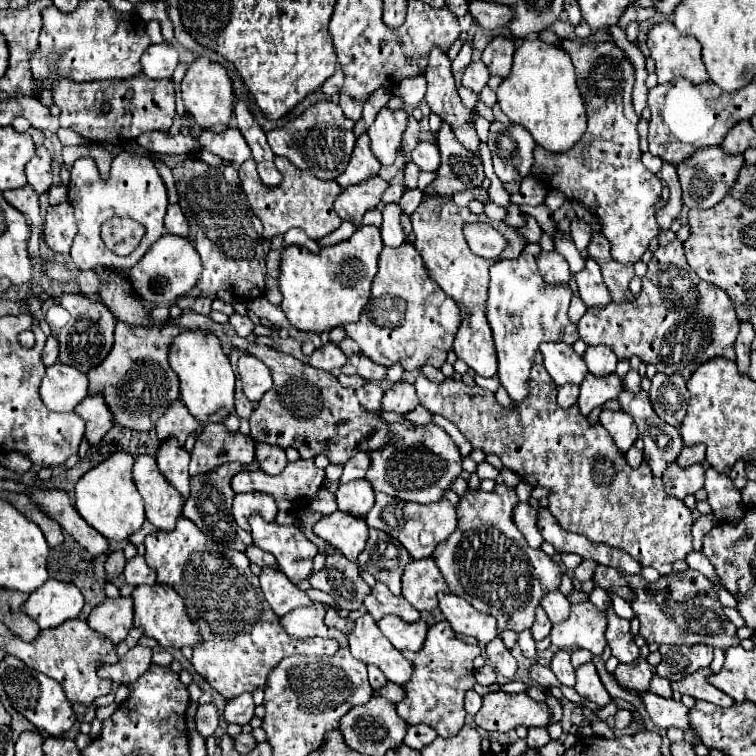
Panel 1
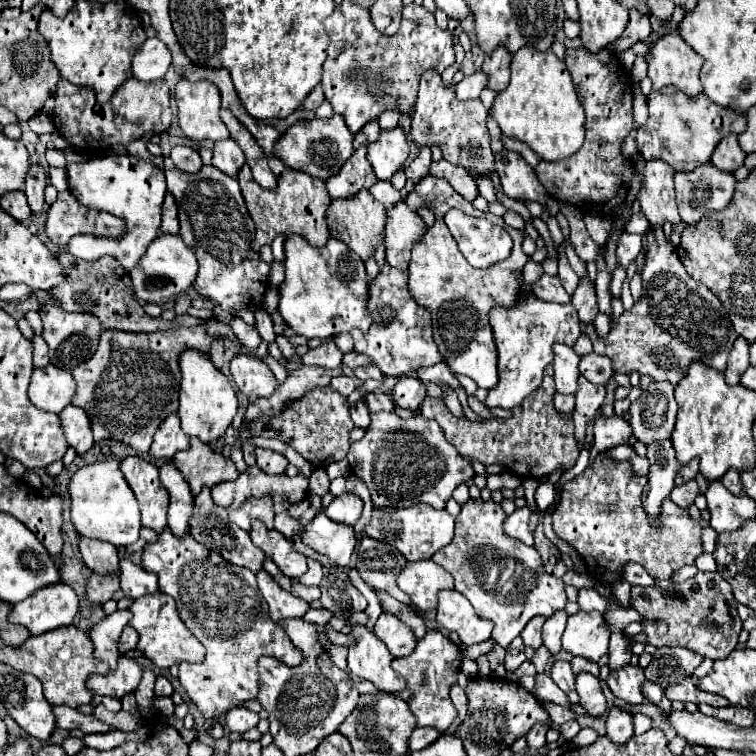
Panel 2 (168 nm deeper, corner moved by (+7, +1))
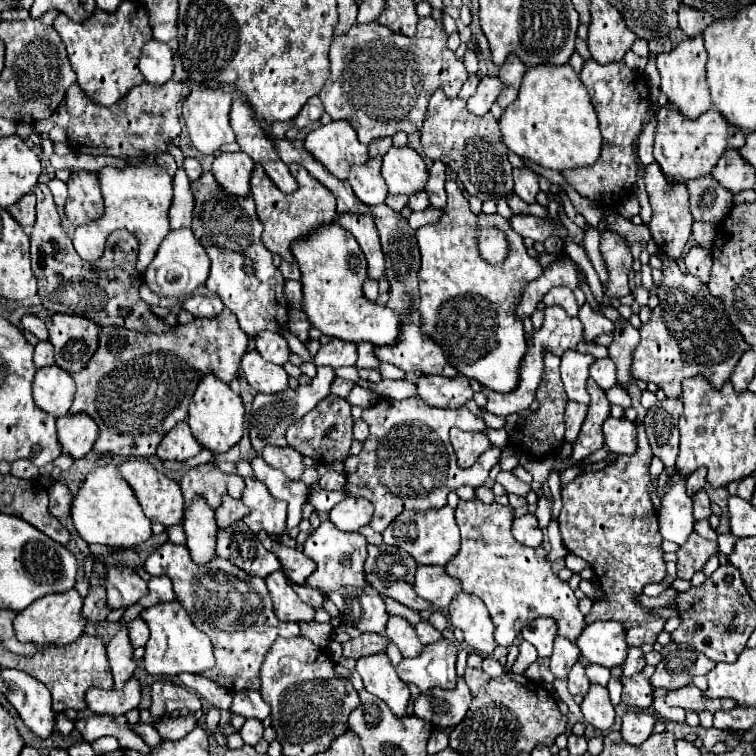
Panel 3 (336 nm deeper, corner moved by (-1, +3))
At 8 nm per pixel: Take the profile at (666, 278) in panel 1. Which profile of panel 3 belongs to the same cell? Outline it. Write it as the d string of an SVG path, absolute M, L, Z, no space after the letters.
M658 253L658 257L662 261L662 285L658 287L660 303L658 307L652 309L650 321L640 327L640 343L632 353L630 375L634 381L656 383L666 395L672 395L672 397L680 397L682 379L686 377L704 375L706 379L710 379L714 387L722 387L730 379L742 353L748 349L748 343L742 339L742 333L730 323L720 299L710 295L708 287L698 277L694 277L692 273L684 273L678 267L678 263L668 255Z

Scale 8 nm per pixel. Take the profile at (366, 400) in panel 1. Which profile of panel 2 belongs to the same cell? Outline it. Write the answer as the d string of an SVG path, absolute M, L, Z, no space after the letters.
M358 401L354 407L350 407L350 417L352 417L352 423L354 427L368 427L370 423L370 413L368 413L368 407L364 401Z

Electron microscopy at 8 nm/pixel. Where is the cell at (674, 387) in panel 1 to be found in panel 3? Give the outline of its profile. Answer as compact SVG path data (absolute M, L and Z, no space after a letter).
M666 397L650 407L644 415L646 435L652 453L664 461L666 469L672 469L678 455L678 417L682 413L682 401L678 397Z

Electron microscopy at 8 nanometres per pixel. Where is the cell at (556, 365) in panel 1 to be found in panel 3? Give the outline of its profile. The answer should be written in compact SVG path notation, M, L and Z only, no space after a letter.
M568 349L562 355L560 373L562 373L562 381L570 401L578 401L578 403L590 401L590 395L586 391L586 381L588 381L588 367L592 363L594 363L592 355L584 355L572 349Z

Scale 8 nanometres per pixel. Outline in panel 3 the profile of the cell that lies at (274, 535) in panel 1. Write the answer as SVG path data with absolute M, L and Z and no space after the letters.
M260 531L258 539L268 551L272 551L278 557L278 561L282 563L282 569L290 581L294 581L298 585L306 583L306 579L312 575L312 571L316 567L316 563L310 557L306 557L300 549L292 549L292 547L278 543L270 535L266 535L266 531Z

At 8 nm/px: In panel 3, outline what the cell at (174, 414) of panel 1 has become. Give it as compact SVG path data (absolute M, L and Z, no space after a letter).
M186 421L178 423L170 433L164 435L156 455L162 461L186 461L190 457L196 457L204 447L194 439L190 433L190 427Z

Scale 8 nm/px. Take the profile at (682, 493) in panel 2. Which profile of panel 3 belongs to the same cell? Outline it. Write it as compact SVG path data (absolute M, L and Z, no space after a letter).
M698 491L698 495L692 497L692 503L694 503L694 519L700 521L700 519L706 519L712 511L710 511L710 499L706 495L706 491Z

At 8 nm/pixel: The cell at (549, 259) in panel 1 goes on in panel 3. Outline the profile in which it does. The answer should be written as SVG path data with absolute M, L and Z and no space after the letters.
M554 287L554 291L548 291L542 301L544 301L544 305L560 305L560 307L564 307L568 315L578 315L576 297L568 287Z

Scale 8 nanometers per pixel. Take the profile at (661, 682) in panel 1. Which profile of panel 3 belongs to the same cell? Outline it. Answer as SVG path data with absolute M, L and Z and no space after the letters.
M654 689L654 703L652 703L652 707L660 715L660 719L682 723L684 717L686 717L686 711L682 711L682 707L668 707L666 701L664 701L666 693L668 693L666 689Z

